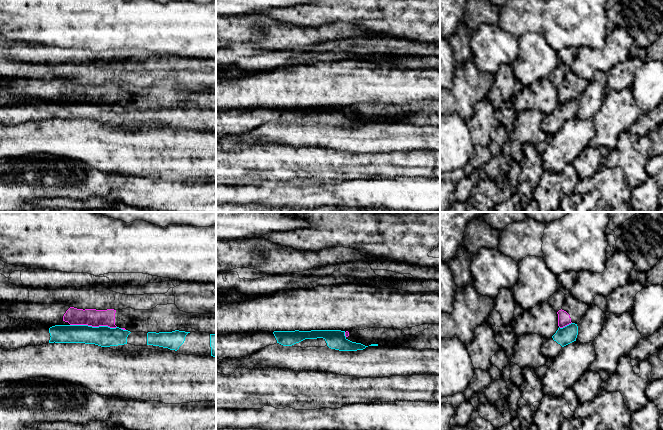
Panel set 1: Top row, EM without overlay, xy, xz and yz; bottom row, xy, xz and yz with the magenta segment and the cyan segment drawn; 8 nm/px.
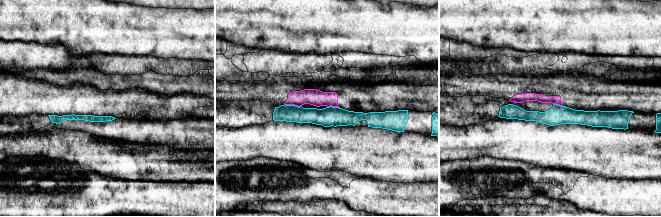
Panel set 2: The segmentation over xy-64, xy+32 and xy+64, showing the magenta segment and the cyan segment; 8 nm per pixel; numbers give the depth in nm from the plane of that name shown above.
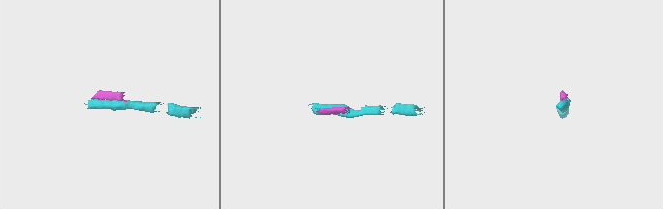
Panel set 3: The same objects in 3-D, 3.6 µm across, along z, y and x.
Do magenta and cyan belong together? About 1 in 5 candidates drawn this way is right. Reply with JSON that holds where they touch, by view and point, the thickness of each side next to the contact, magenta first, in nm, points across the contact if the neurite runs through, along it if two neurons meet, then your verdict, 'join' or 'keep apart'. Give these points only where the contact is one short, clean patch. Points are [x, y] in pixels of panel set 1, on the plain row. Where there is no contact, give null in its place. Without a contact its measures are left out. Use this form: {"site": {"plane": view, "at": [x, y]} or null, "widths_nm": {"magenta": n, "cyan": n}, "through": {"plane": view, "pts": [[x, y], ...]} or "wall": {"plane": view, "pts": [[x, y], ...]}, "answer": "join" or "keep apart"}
{"site": {"plane": "xy", "at": [93, 102]}, "widths_nm": {"magenta": 140, "cyan": 170}, "wall": {"plane": "xy", "pts": [[70, 100], [116, 103]]}, "answer": "keep apart"}

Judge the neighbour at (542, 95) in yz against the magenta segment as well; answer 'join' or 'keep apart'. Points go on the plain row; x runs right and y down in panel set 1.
keep apart

